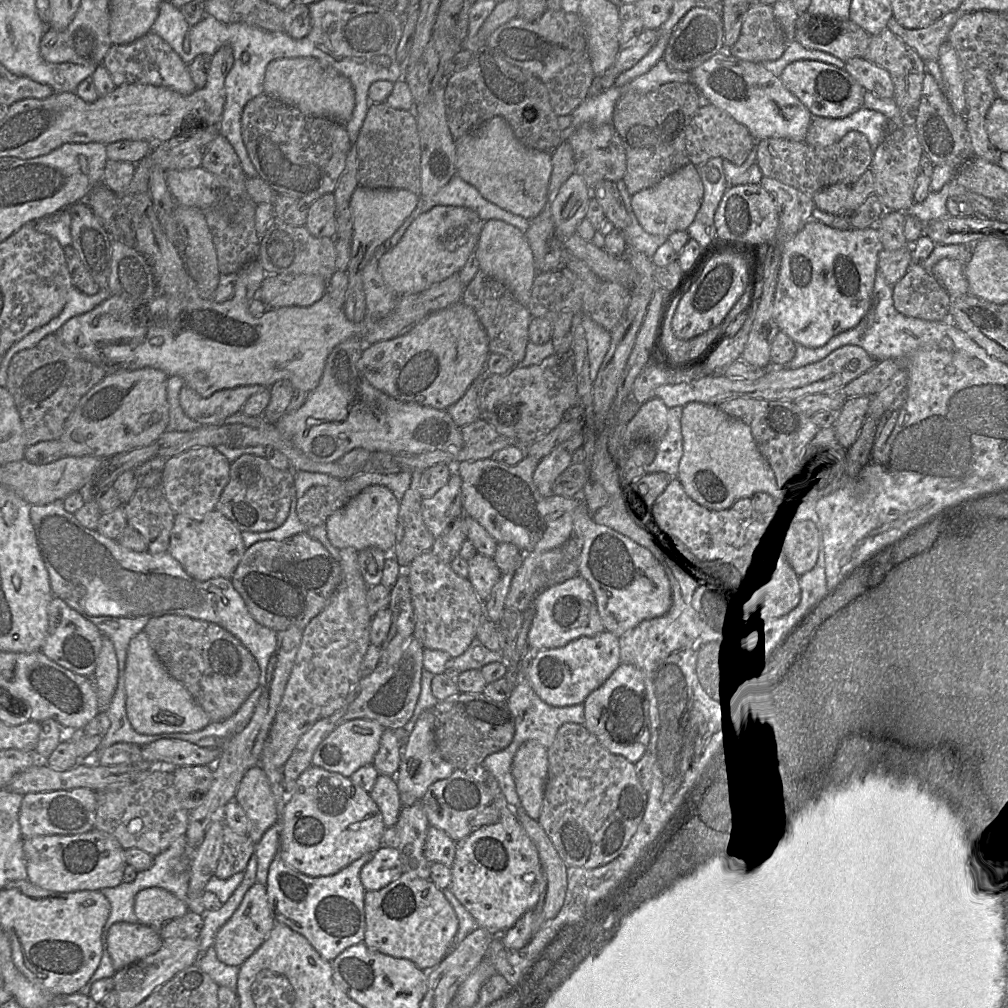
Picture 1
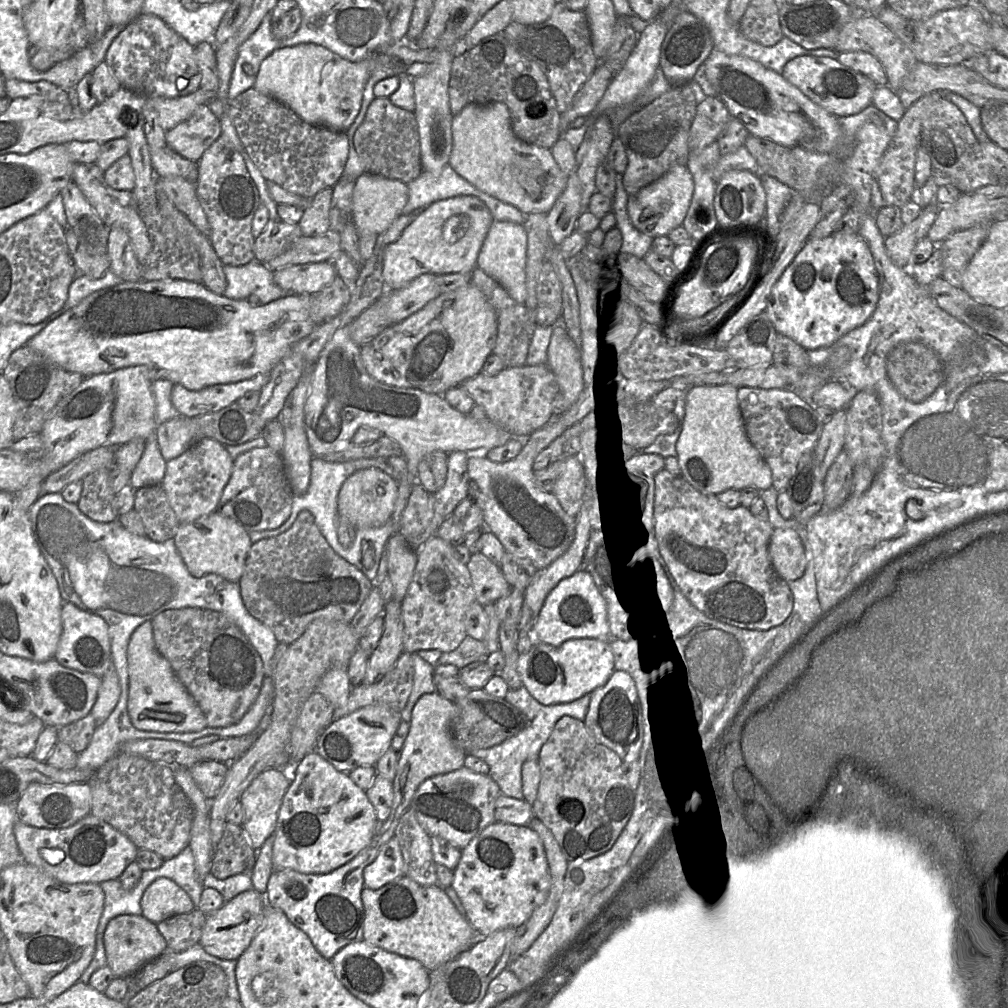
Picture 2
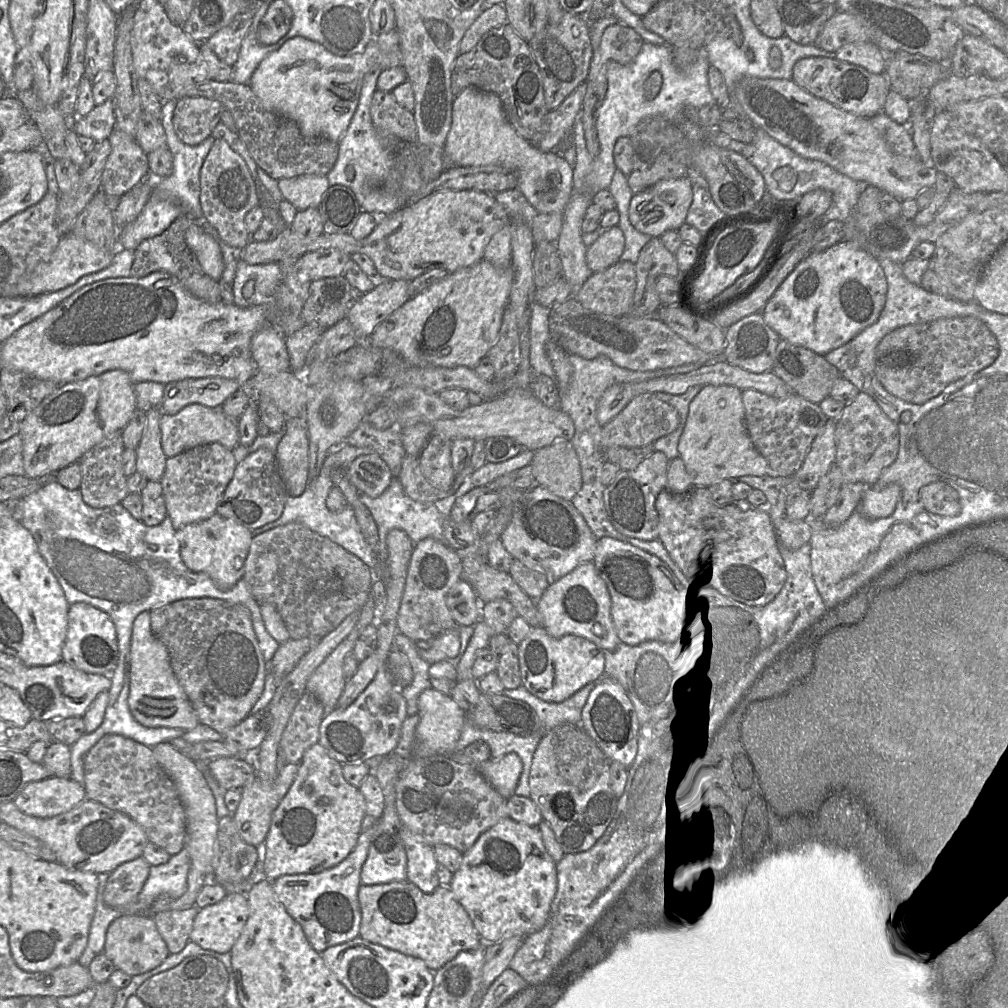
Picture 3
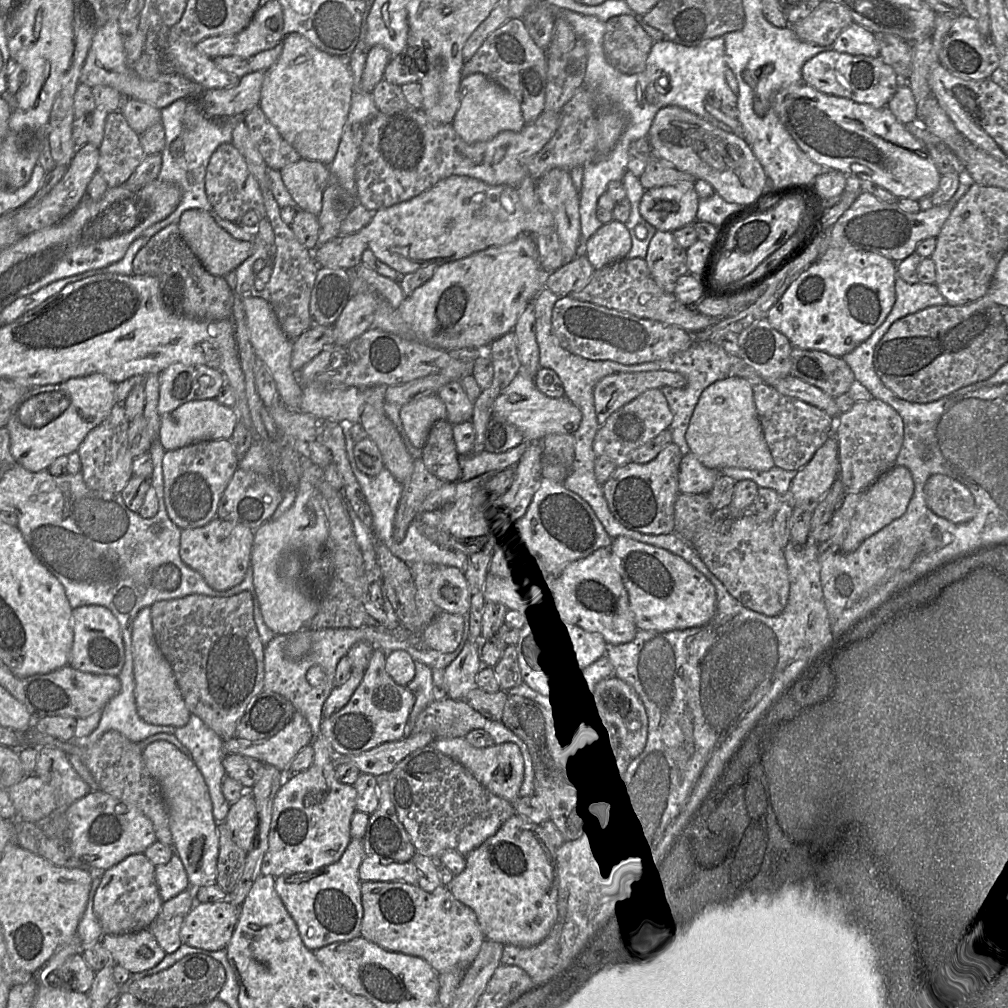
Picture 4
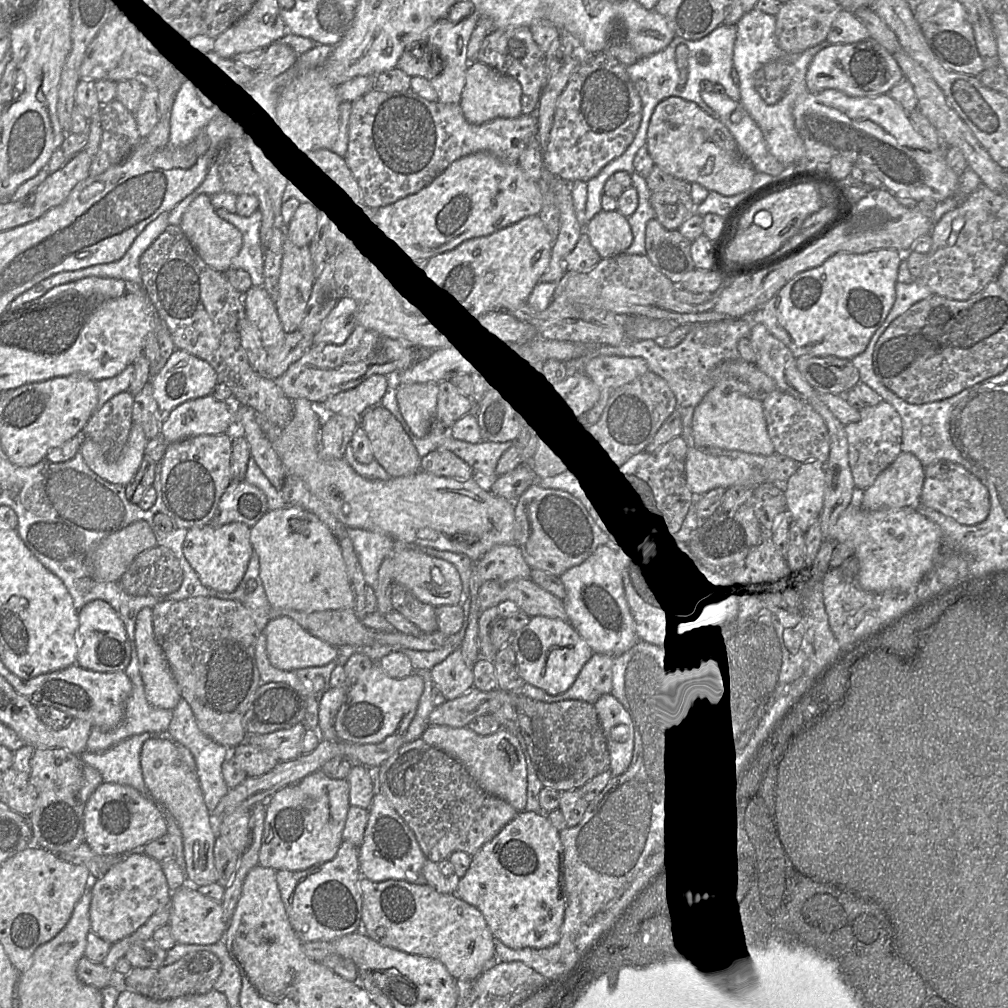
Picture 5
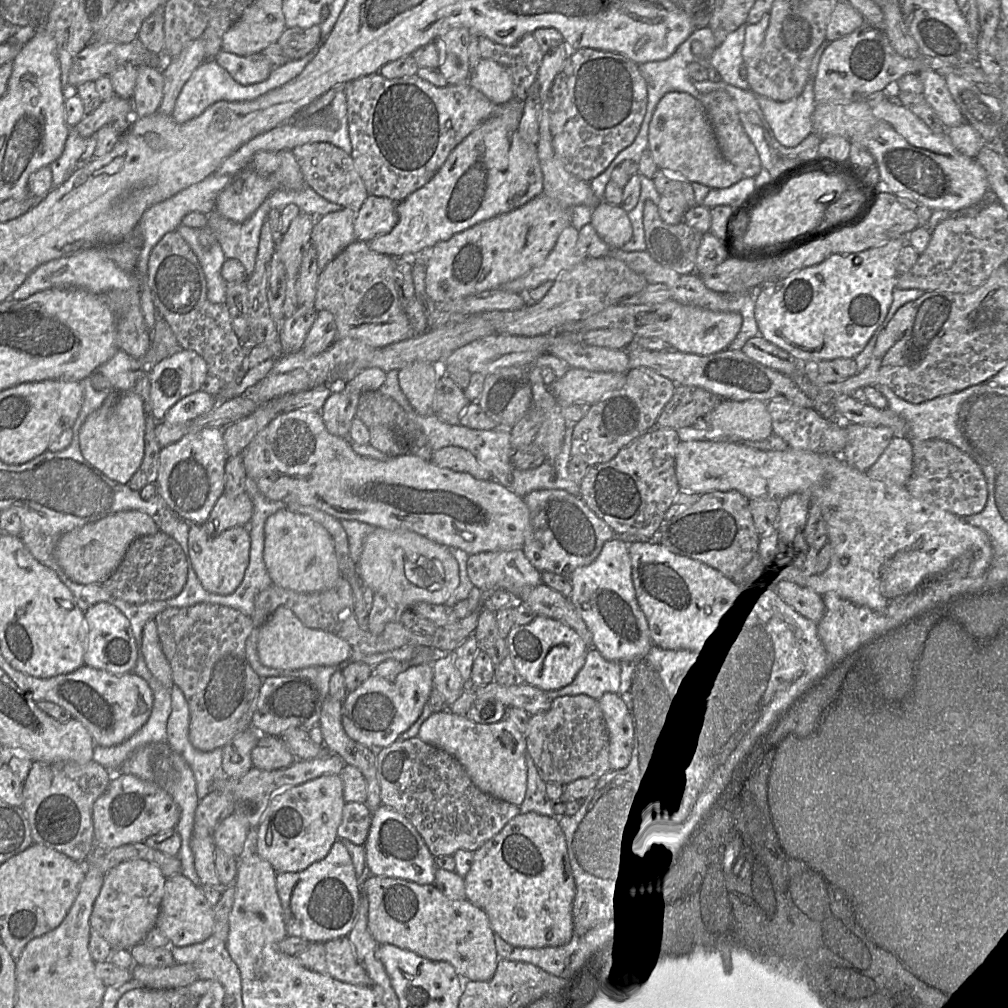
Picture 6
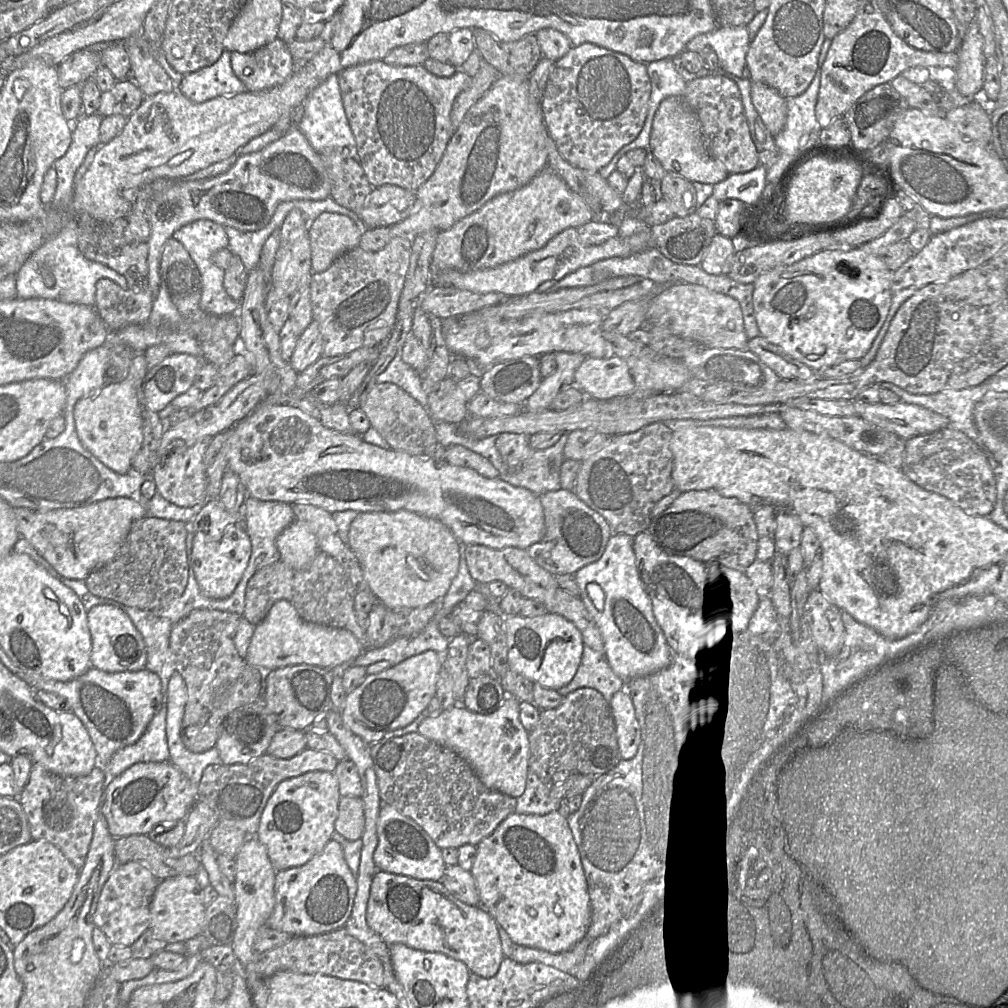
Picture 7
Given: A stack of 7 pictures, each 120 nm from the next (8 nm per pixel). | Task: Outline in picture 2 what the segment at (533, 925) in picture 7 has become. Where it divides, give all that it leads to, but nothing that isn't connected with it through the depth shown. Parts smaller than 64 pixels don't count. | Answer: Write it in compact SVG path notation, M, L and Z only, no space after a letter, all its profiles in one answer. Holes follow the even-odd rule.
M494 822L462 850L459 864L453 872L451 887L460 898L465 917L479 937L522 925L545 902L550 888L549 868L542 841L529 826Z

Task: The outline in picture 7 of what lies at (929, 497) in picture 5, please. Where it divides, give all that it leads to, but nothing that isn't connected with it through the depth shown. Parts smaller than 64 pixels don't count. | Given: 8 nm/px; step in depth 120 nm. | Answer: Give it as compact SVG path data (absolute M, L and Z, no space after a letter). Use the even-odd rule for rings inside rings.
M944 427L905 440L902 472L921 488L945 496L967 513L988 516L993 510L997 489L987 457L966 434Z

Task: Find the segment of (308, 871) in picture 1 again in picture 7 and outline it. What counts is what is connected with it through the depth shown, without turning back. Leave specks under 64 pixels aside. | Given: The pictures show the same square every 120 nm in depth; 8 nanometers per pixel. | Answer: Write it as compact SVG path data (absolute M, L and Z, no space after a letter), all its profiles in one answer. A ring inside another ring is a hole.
M312 771L282 781L269 798L255 837L267 849L271 864L276 871L306 864L321 853L335 832L335 821L338 817L338 806L341 795L339 783L333 772Z

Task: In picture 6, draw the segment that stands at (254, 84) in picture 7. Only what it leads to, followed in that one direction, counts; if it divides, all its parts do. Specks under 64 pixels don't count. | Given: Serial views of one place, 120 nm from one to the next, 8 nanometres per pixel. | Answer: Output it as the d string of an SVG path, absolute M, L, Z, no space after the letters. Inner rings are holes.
M221 50L213 59L242 85L260 83L266 80L274 69L262 52L239 56Z

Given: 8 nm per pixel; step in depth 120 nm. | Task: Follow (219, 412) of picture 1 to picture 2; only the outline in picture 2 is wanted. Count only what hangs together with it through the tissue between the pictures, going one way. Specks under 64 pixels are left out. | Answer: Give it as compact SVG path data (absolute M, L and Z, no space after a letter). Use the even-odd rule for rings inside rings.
M270 373L226 384L215 384L192 391L174 384L171 401L179 415L195 418L217 412L241 398L248 391L260 391L268 383Z

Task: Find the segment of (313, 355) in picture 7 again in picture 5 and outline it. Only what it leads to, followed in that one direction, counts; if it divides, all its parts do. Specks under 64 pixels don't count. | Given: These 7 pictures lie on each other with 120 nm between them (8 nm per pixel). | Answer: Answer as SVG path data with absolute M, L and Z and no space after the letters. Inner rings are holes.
M340 298L336 306L322 322L317 333L313 336L314 345L342 345L356 327L354 315L357 303L352 298Z

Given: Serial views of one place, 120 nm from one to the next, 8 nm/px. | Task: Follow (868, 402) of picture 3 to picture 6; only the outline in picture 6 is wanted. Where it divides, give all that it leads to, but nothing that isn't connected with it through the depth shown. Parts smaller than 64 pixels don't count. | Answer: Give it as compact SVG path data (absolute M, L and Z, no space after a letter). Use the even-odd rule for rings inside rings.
M846 424L847 443L841 457L853 468L867 472L894 437L884 426Z

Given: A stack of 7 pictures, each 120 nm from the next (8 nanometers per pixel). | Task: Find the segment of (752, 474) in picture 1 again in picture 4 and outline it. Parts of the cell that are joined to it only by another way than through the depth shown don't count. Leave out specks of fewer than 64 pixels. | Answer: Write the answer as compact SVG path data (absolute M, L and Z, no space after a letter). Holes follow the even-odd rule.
M727 376L718 380L701 393L693 410L685 432L685 440L690 452L707 468L719 470L726 467L767 471L774 466L774 462L759 423L753 400L752 384L743 378Z

